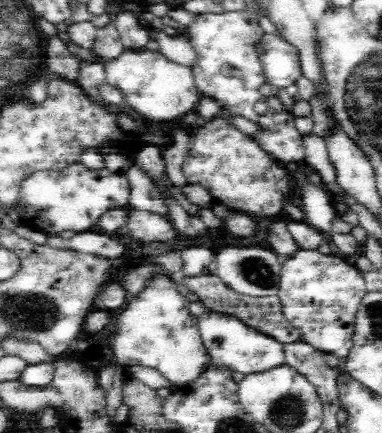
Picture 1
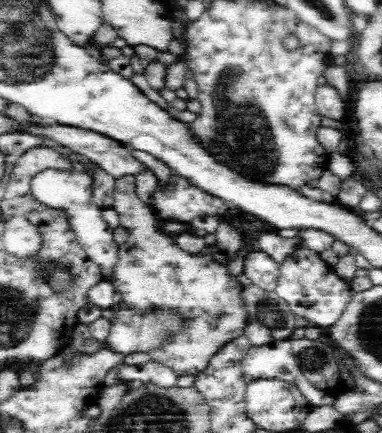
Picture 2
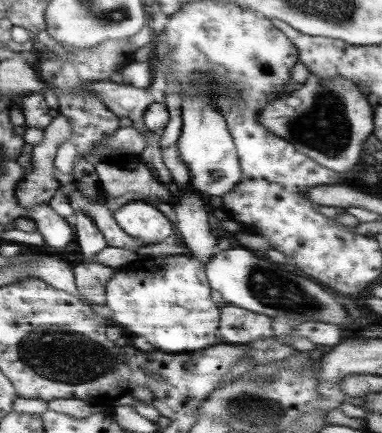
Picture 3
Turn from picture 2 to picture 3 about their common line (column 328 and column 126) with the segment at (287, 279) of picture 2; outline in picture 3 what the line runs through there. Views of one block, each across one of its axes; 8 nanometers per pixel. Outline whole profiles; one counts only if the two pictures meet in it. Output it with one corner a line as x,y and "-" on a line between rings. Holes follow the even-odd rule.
193,256
143,258
135,264
121,266
107,286
107,306
115,312
115,322
133,336
145,336
149,344
165,354
195,354
219,346
223,308
211,298
207,266

